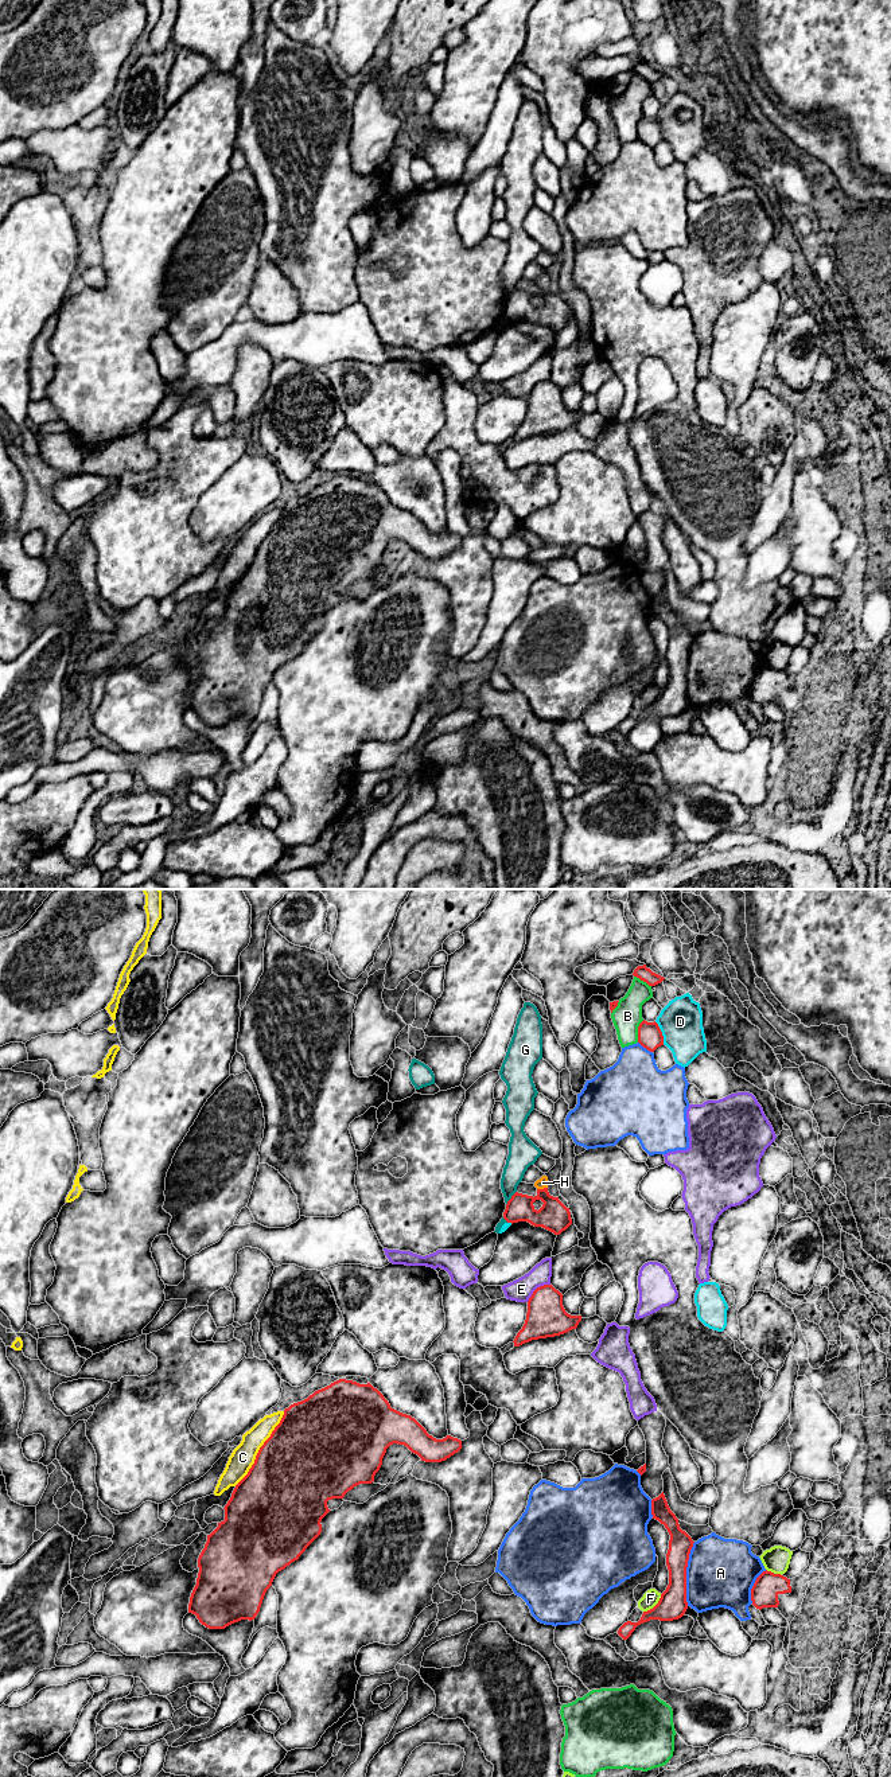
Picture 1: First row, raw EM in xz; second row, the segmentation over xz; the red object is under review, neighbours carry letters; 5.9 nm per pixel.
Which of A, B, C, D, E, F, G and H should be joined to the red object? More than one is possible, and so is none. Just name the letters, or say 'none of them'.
H

